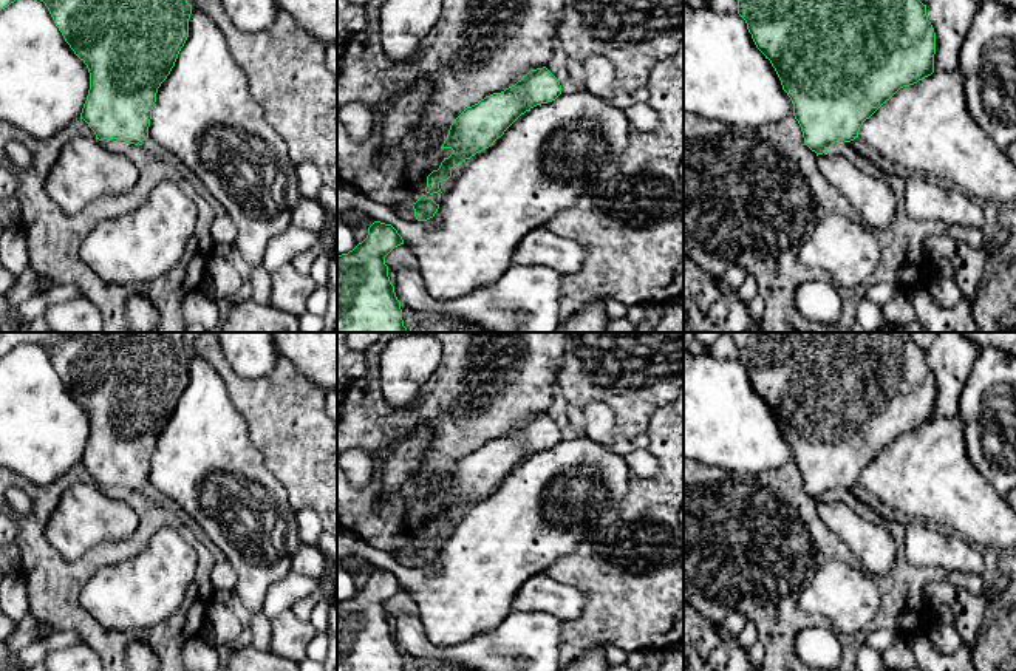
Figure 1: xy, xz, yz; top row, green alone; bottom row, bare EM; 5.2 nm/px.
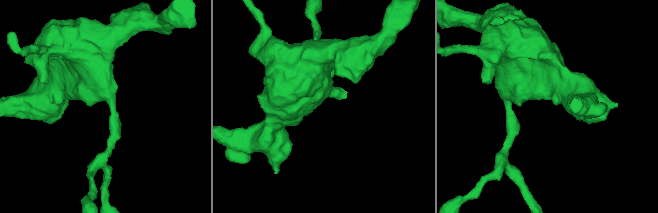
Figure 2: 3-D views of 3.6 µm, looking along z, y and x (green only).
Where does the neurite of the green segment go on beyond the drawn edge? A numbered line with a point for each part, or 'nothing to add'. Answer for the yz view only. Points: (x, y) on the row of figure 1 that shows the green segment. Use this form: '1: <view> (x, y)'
1: yz (874, 198)

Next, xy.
1: xy (85, 170)

